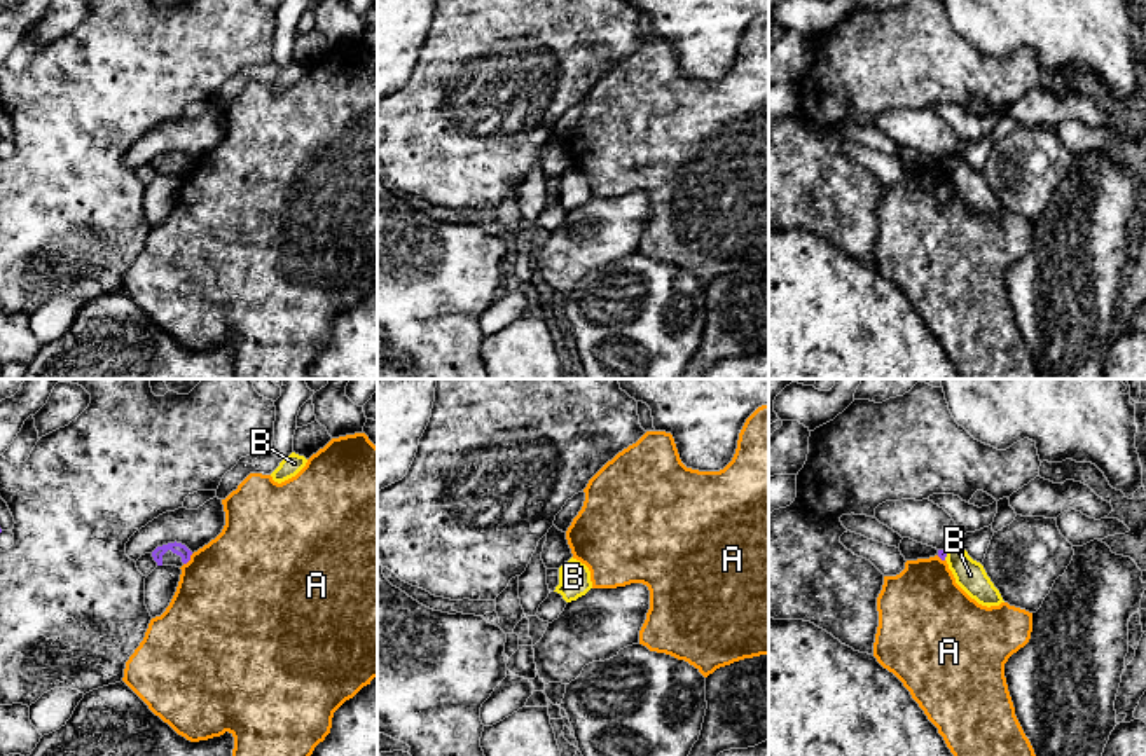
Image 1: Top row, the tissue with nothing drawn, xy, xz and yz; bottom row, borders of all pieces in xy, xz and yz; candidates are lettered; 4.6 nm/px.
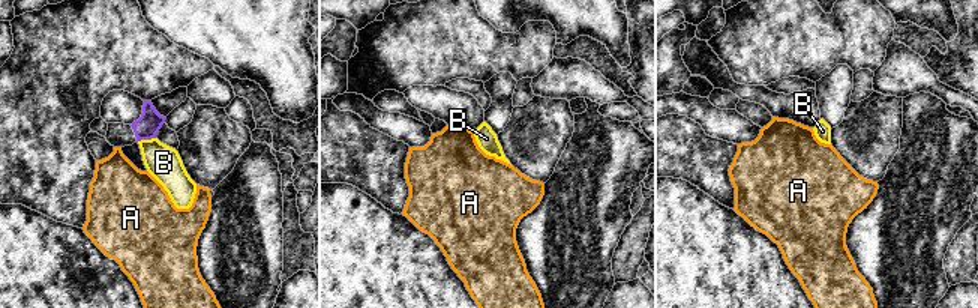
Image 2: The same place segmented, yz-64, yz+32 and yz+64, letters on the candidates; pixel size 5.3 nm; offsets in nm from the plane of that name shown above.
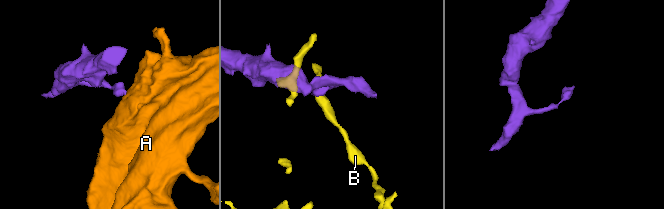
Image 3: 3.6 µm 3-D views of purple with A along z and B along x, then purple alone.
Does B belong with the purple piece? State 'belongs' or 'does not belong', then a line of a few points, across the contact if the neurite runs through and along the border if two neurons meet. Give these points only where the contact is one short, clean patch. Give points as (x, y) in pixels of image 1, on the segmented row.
does not belong | yz (947, 550), (944, 559)

